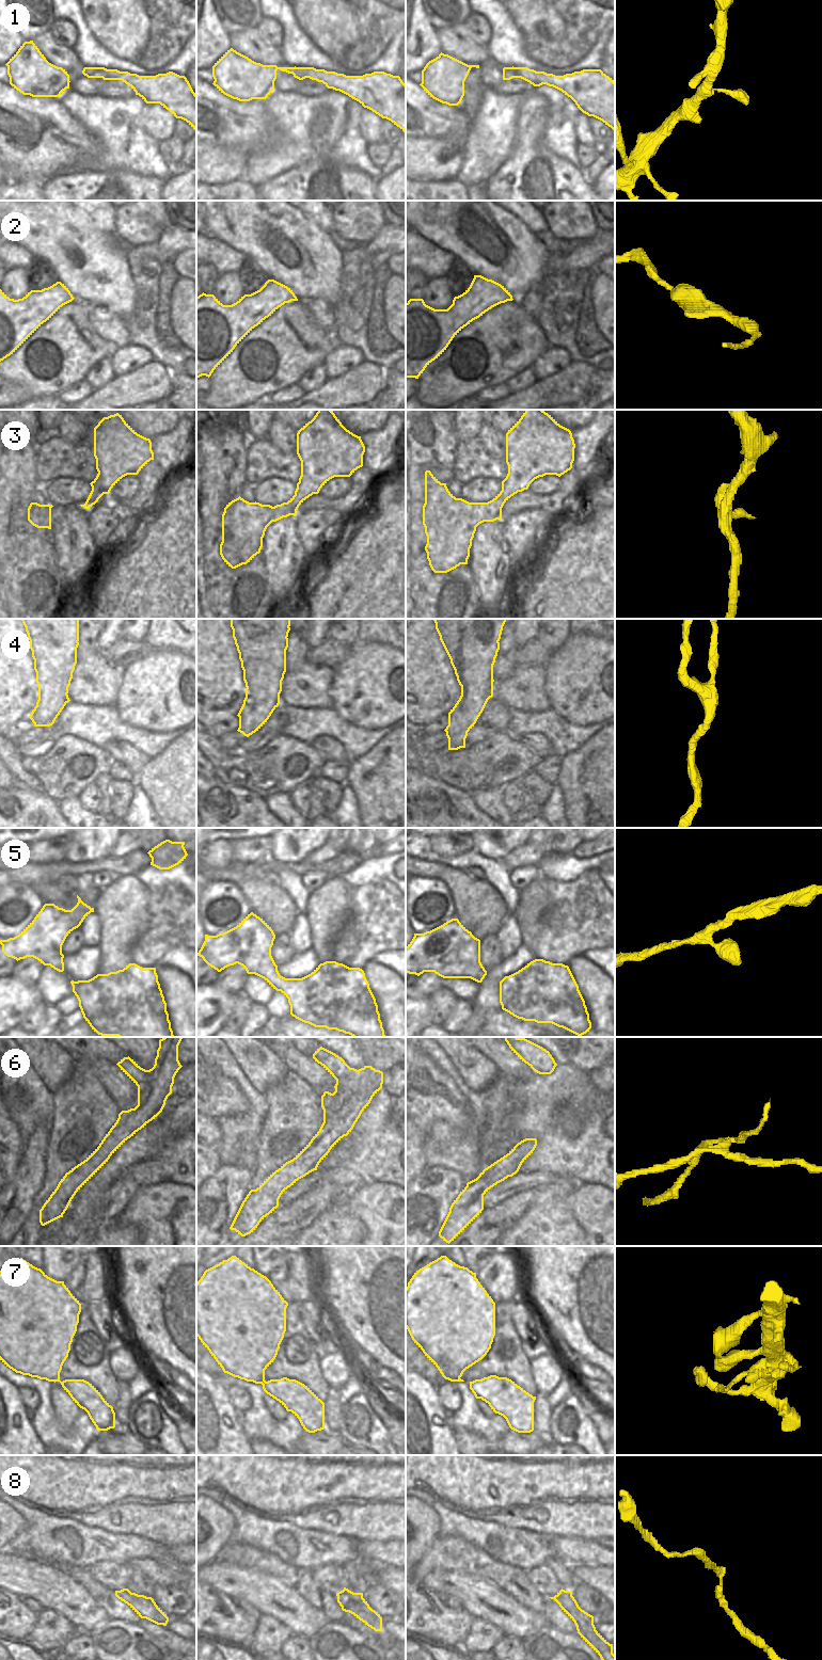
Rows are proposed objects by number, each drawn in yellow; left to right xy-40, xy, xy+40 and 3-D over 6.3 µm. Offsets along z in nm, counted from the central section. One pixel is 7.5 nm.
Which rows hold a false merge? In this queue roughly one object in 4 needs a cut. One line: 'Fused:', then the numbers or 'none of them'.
Fused: 6

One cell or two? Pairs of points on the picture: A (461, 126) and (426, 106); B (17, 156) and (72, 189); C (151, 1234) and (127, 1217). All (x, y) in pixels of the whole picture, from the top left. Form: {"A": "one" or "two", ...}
{"A": "one", "B": "two", "C": "one"}

